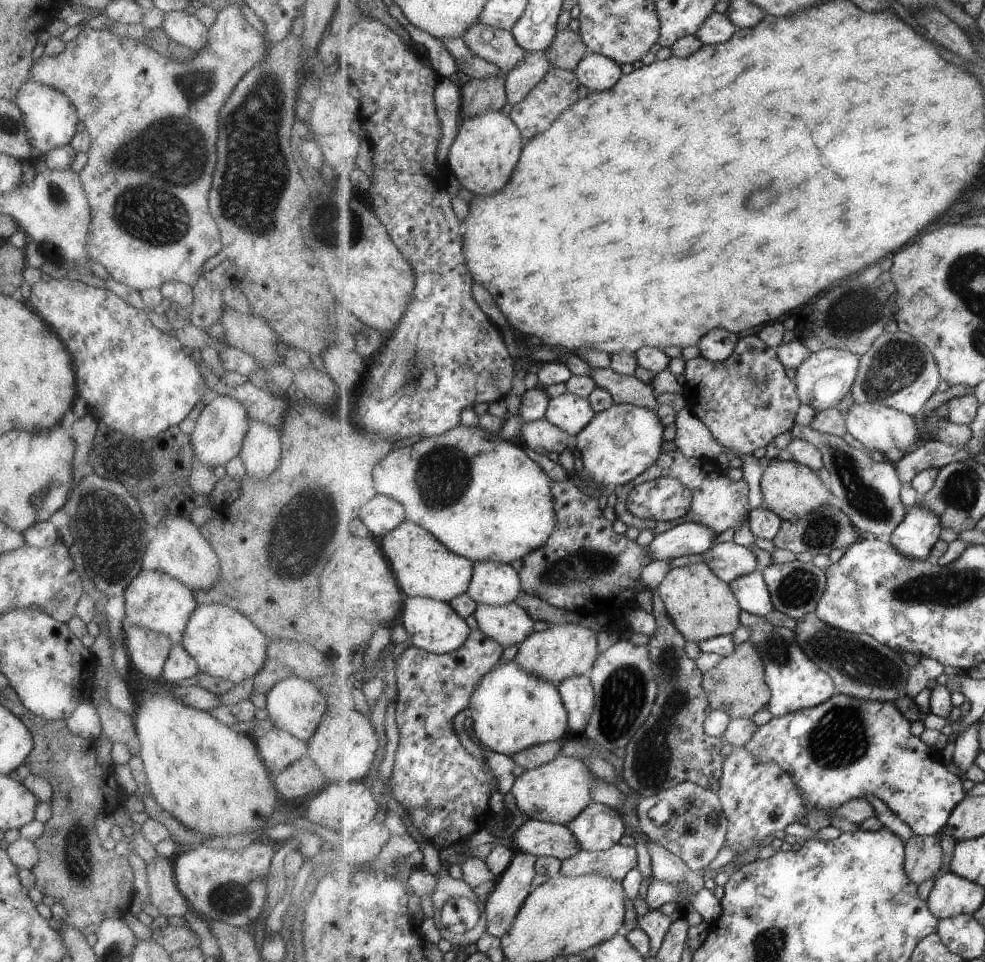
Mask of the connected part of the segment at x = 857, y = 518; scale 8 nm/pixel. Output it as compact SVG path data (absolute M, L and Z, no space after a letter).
M796 424L791 435L794 439L809 440L823 452L833 497L859 532L865 532L867 537L888 539L900 527L910 508L901 500L903 480L899 478L897 463L886 458L882 462L875 462L869 450L855 449L843 437L823 434L809 425Z

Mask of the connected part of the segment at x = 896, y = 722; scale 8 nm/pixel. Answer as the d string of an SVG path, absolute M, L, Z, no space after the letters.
M839 693L824 704L783 717L774 716L758 727L754 738L744 748L765 762L777 762L785 772L793 774L807 804L807 814L798 823L813 831L829 826L830 815L845 802L872 794L907 824L914 835L938 835L946 828L959 802L967 796L964 780L947 770L941 750L927 746L921 738L913 736L911 722L893 702L860 700Z

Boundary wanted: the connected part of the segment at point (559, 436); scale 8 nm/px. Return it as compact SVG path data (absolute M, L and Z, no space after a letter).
M546 418L532 423L523 422L521 432L528 448L537 453L547 455L557 452L561 454L563 450L574 447L574 437Z

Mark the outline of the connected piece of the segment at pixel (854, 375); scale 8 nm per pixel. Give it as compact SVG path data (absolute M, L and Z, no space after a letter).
M828 348L812 353L799 368L796 369L795 381L802 404L809 404L815 410L823 411L836 407L854 387L858 378L862 356L841 349Z

